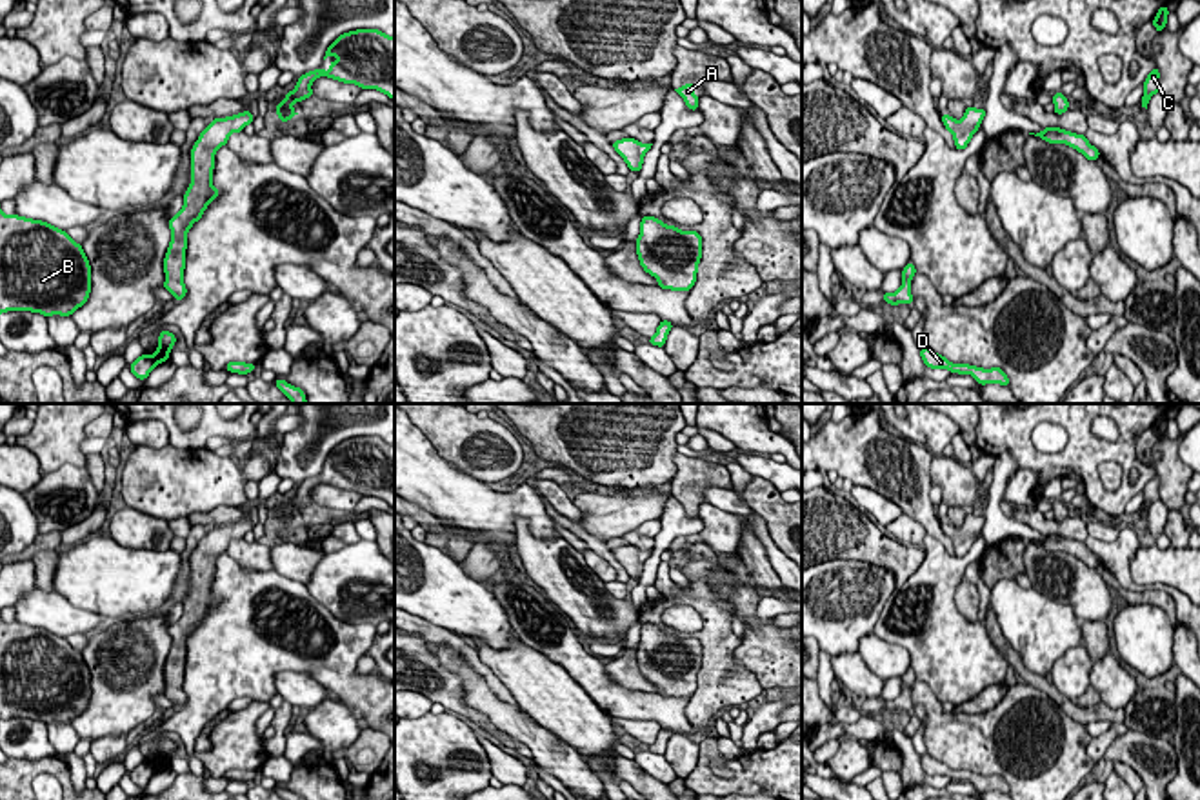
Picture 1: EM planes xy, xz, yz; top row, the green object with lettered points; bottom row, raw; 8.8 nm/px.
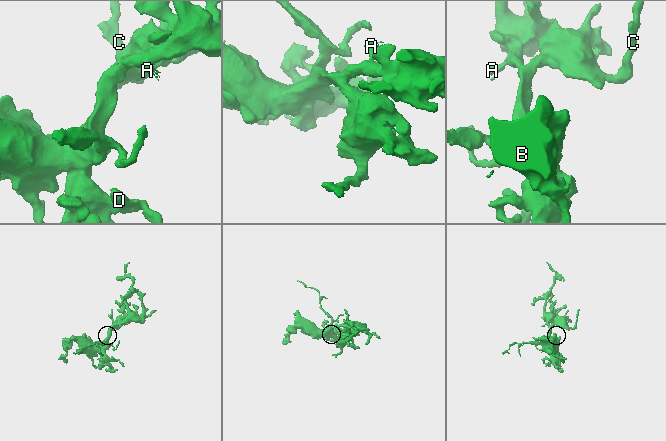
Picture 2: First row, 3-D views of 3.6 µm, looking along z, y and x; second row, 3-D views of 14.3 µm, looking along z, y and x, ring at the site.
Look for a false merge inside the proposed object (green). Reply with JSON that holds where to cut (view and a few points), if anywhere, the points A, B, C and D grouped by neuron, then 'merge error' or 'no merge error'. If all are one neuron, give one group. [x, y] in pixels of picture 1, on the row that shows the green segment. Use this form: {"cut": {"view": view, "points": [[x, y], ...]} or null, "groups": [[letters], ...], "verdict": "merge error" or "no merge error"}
{"cut": null, "groups": [["A", "B", "C", "D"]], "verdict": "no merge error"}

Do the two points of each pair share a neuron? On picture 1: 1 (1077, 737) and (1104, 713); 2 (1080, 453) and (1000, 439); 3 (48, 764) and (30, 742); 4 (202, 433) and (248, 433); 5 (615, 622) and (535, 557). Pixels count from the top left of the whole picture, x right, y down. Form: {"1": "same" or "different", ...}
{"1": "different", "2": "same", "3": "different", "4": "same", "5": "same"}

